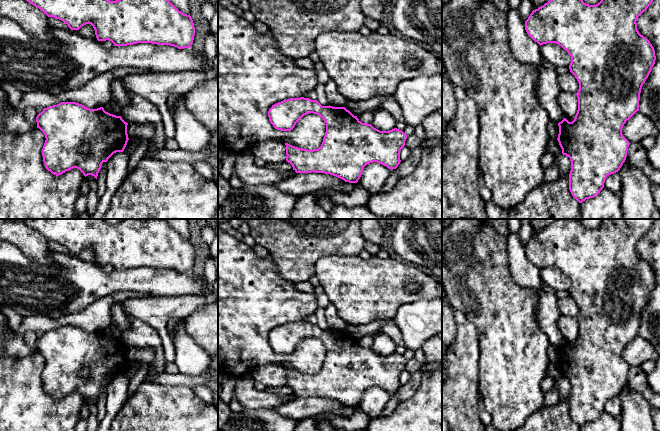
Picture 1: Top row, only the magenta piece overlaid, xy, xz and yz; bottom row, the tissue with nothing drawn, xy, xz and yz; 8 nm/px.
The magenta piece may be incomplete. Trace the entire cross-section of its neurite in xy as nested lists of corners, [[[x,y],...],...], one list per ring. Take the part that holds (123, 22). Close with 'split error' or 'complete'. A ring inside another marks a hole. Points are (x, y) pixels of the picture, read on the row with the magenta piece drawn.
[[[26,0],[48,17],[66,23],[71,30],[91,24],[98,41],[111,41],[114,46],[137,43],[170,45],[178,49],[190,48],[195,27],[189,15],[179,11],[169,0]]]; complete

